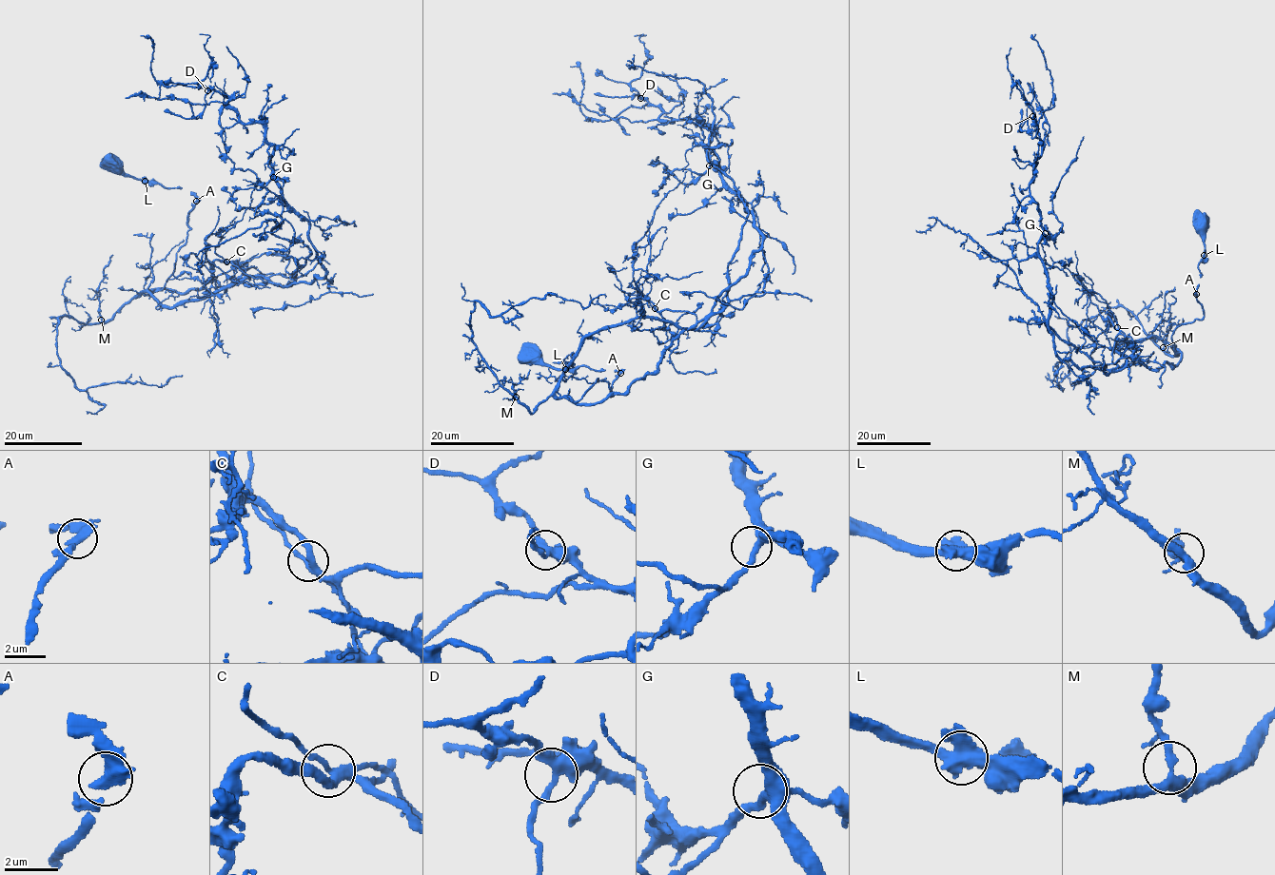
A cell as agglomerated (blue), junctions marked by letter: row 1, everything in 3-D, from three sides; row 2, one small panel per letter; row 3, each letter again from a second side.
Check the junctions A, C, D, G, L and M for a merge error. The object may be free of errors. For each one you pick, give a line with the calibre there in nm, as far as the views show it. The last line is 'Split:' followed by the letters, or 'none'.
Split: none

